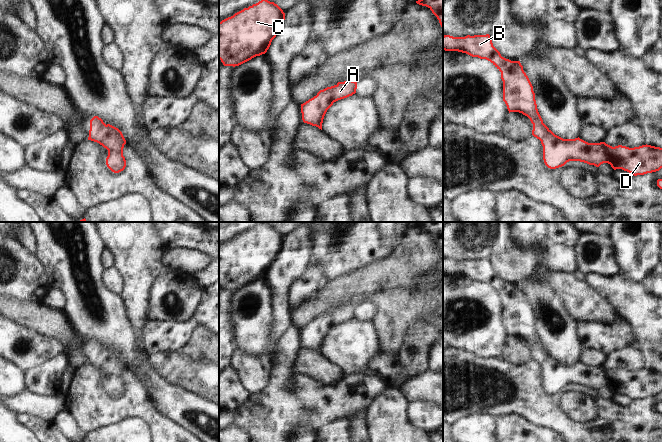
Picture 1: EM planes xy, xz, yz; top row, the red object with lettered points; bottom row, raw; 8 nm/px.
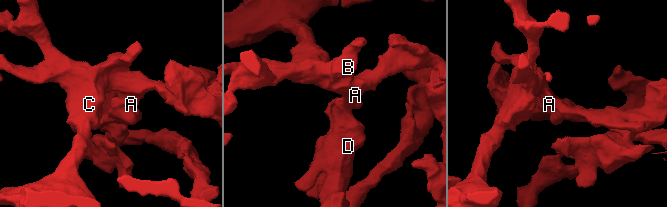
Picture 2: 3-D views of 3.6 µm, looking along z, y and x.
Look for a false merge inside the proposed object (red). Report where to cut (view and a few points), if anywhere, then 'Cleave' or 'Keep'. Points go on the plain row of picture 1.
No split. Keep

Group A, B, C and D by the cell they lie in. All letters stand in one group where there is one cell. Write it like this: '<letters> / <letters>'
A B C D

